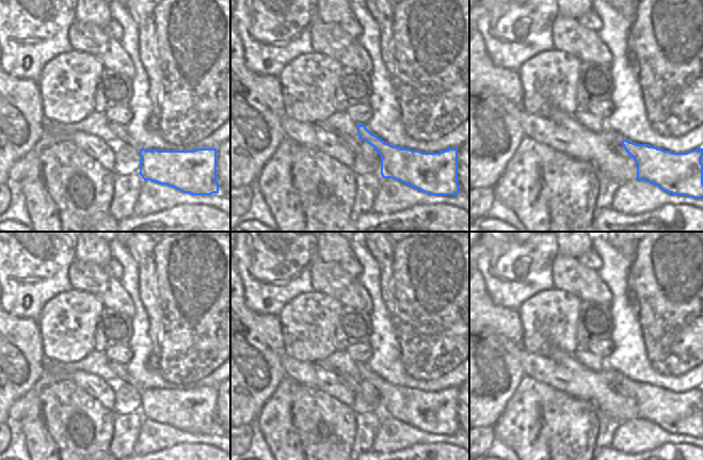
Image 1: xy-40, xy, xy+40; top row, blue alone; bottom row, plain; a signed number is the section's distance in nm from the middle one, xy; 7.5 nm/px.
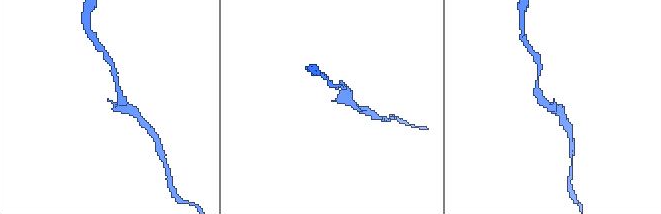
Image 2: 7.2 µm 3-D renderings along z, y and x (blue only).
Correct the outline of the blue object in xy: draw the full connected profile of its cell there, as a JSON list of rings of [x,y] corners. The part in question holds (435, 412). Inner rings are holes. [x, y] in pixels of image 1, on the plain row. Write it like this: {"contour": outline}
{"contour": [[[357,363],[360,378],[374,386],[381,395],[383,417],[399,419],[431,434],[457,434],[458,387],[440,392],[422,392],[393,385]]]}

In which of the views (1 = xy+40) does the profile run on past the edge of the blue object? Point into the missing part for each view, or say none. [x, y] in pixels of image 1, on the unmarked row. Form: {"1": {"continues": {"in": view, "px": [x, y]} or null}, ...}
{"1": {"continues": null}}

